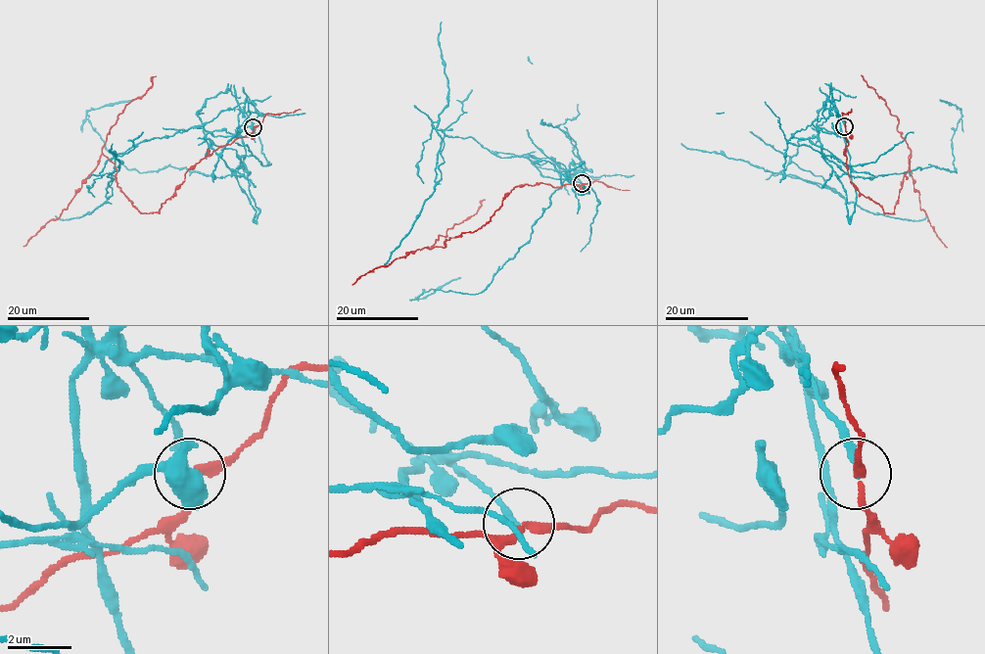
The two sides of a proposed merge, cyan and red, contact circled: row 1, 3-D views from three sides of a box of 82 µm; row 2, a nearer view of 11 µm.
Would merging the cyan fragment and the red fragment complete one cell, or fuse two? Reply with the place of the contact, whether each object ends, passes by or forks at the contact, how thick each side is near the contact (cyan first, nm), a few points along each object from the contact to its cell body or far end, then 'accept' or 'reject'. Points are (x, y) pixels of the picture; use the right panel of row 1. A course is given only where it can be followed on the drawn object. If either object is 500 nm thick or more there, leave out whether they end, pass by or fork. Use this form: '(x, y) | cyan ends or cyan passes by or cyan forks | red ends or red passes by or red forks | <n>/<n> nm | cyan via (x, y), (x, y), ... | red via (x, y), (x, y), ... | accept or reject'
(844, 126) | cyan ends | red passes by | 180/220 nm | cyan via (844, 126), (837, 112), (856, 192), (850, 221), (836, 175), (957, 172), (952, 139), (961, 109), (940, 99) | red via (844, 126), (850, 182), (885, 212), (894, 213), (910, 154), (909, 168), (919, 193), (920, 209), (947, 247) | reject

